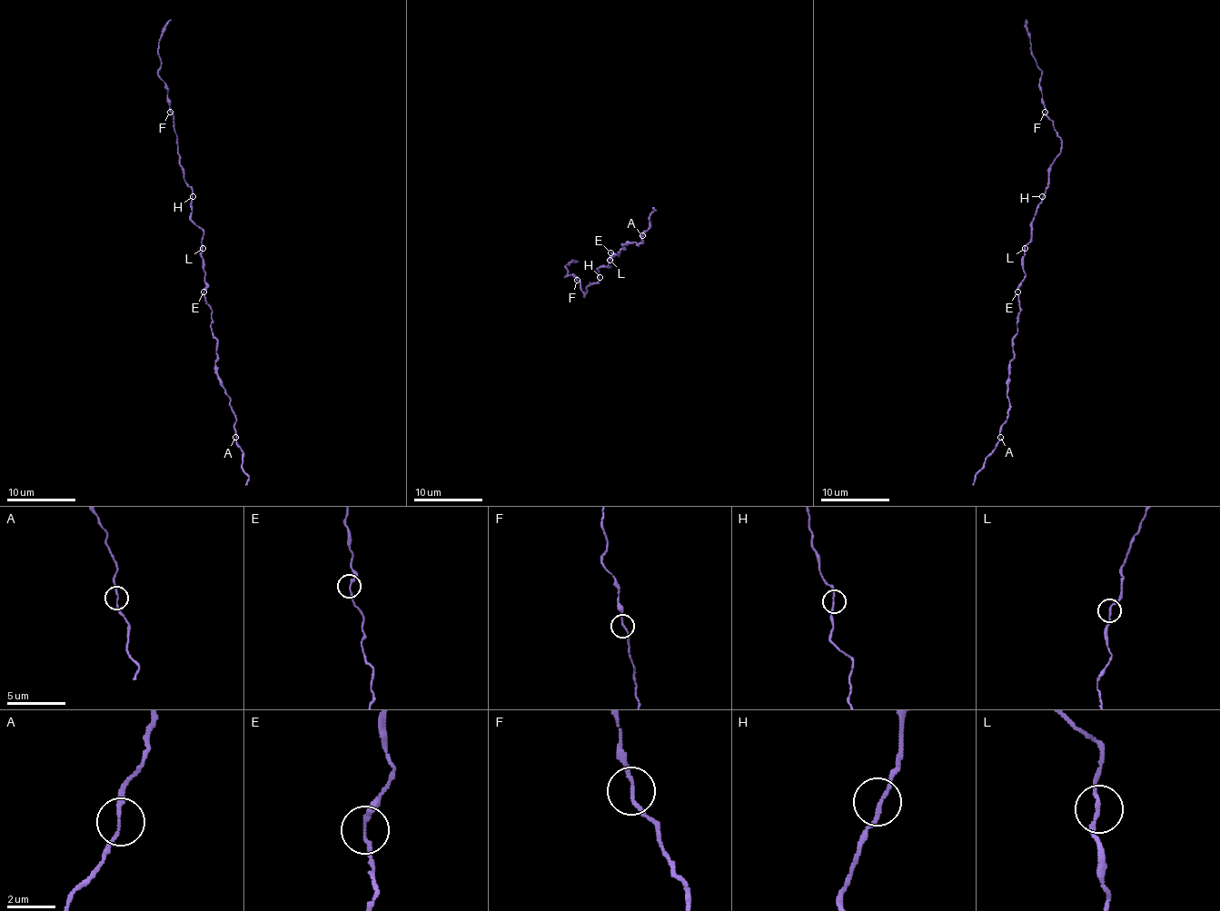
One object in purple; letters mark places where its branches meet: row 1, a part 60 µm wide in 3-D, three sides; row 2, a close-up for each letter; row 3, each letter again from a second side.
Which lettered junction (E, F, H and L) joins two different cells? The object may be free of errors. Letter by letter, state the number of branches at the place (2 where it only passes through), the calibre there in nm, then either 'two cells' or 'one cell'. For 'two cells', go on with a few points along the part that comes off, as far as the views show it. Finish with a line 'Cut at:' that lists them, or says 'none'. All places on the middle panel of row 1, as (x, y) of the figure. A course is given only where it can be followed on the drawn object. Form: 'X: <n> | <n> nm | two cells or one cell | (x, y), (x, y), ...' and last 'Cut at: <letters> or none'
E: 2 | 150 nm | one cell
F: 2 | 140 nm | one cell
H: 2 | 150 nm | one cell
L: 2 | 160 nm | one cell
Cut at: none

